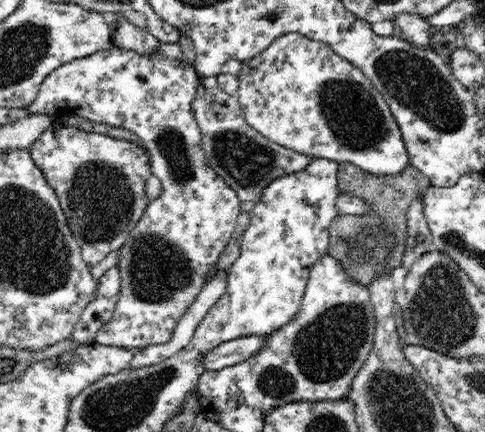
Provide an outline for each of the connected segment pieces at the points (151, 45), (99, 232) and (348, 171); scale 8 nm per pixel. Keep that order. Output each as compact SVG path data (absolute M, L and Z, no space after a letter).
M124 14L118 18L118 30L113 37L116 47L133 50L138 54L152 54L158 48L159 40L152 36L145 28L134 26L127 21Z
M60 126L60 128L46 128L27 149L34 163L44 172L48 185L56 191L56 197L66 215L68 226L81 248L81 257L86 263L93 267L98 262L102 262L110 252L119 251L150 202L145 184L153 174L148 155L143 147L140 144L100 133Z
M340 163L338 168L338 186L345 193L353 197L361 198L368 206L371 206L366 215L338 215L330 225L330 246L327 254L337 258L341 266L354 282L368 287L368 284L382 272L391 272L402 264L402 256L406 250L406 238L408 238L408 223L406 212L413 201L419 198L420 192L431 185L430 179L420 172L418 168L409 164L394 176L378 176L371 179L370 175L360 170L355 164Z

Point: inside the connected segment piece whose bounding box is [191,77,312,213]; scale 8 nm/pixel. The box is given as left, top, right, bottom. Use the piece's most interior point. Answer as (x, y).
(247, 161)

